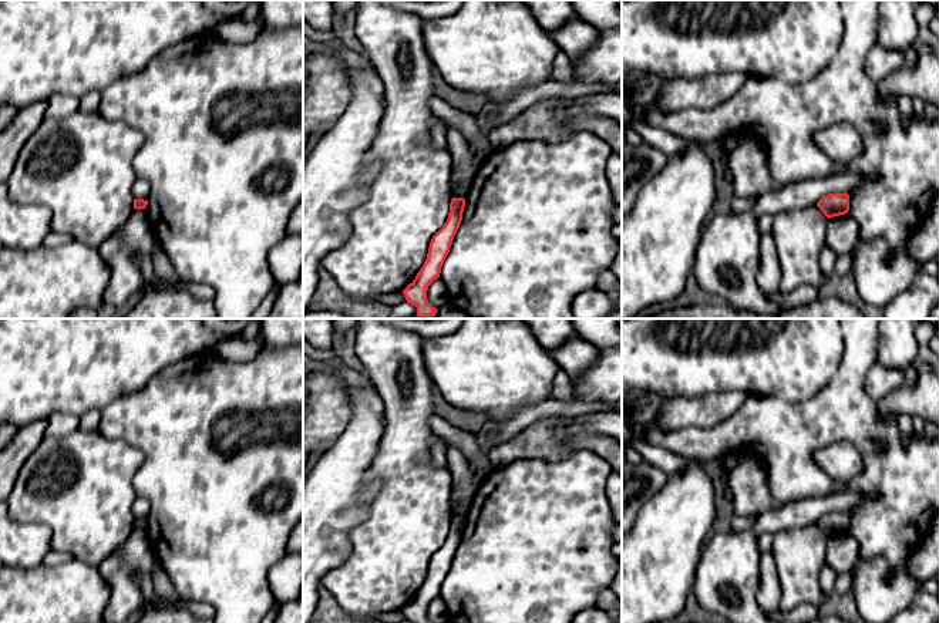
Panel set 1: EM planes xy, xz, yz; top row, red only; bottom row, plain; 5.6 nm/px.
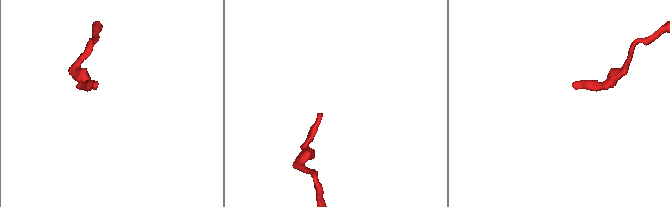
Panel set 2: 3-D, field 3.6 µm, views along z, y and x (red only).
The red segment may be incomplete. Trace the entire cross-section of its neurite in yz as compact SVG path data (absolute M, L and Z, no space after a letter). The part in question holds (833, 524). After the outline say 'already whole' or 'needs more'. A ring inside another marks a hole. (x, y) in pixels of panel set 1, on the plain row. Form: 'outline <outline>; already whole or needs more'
outline M828 512L822 515L817 525L829 538L834 535L845 533L849 529L849 513L845 512Z; already whole

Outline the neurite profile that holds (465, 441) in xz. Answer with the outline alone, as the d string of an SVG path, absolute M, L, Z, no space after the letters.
M437 414L430 418L430 428L434 437L444 440L447 444L455 445L472 468L485 469L488 472L492 471L488 455L478 445L475 434L451 425Z

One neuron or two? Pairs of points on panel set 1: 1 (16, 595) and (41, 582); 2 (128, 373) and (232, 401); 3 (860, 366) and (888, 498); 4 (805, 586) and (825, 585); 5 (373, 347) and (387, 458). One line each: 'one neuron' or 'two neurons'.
1: one neuron
2: two neurons
3: one neuron
4: two neurons
5: one neuron

